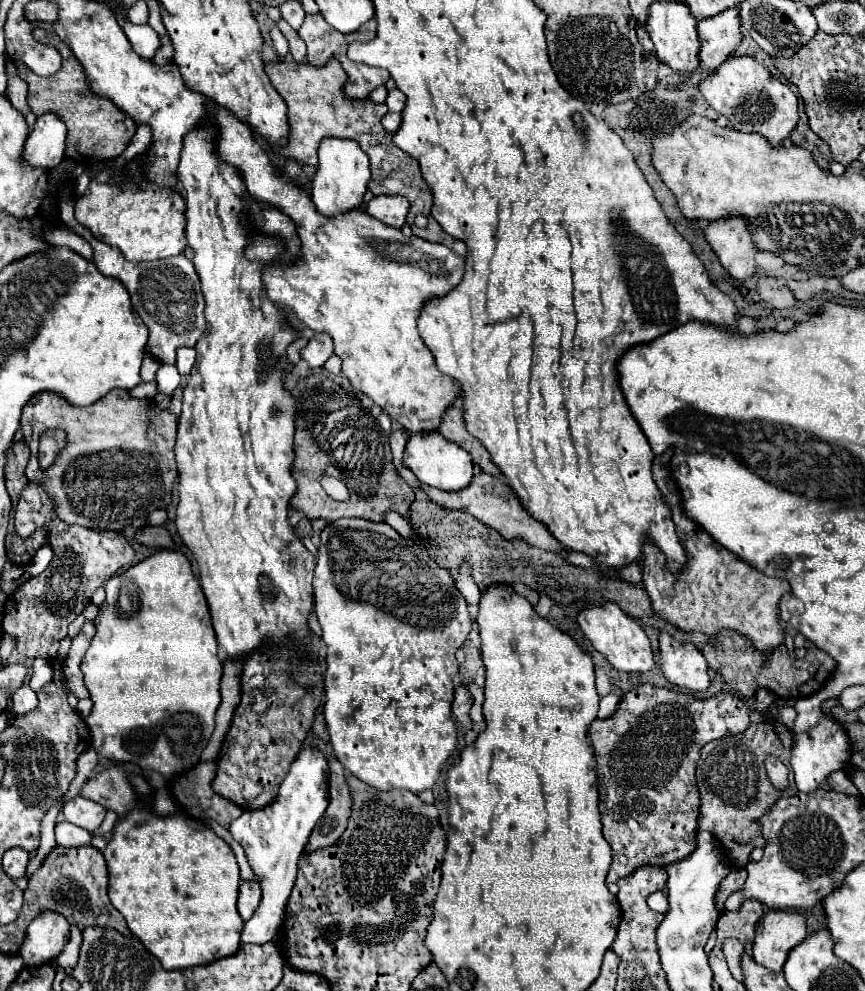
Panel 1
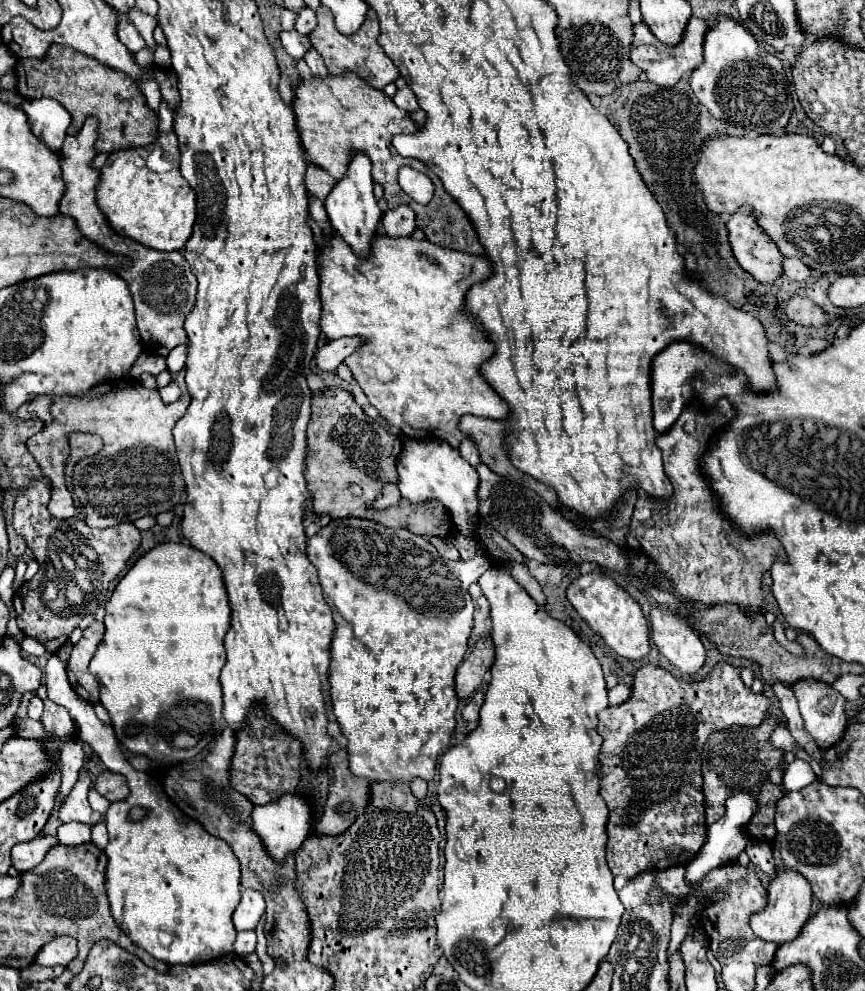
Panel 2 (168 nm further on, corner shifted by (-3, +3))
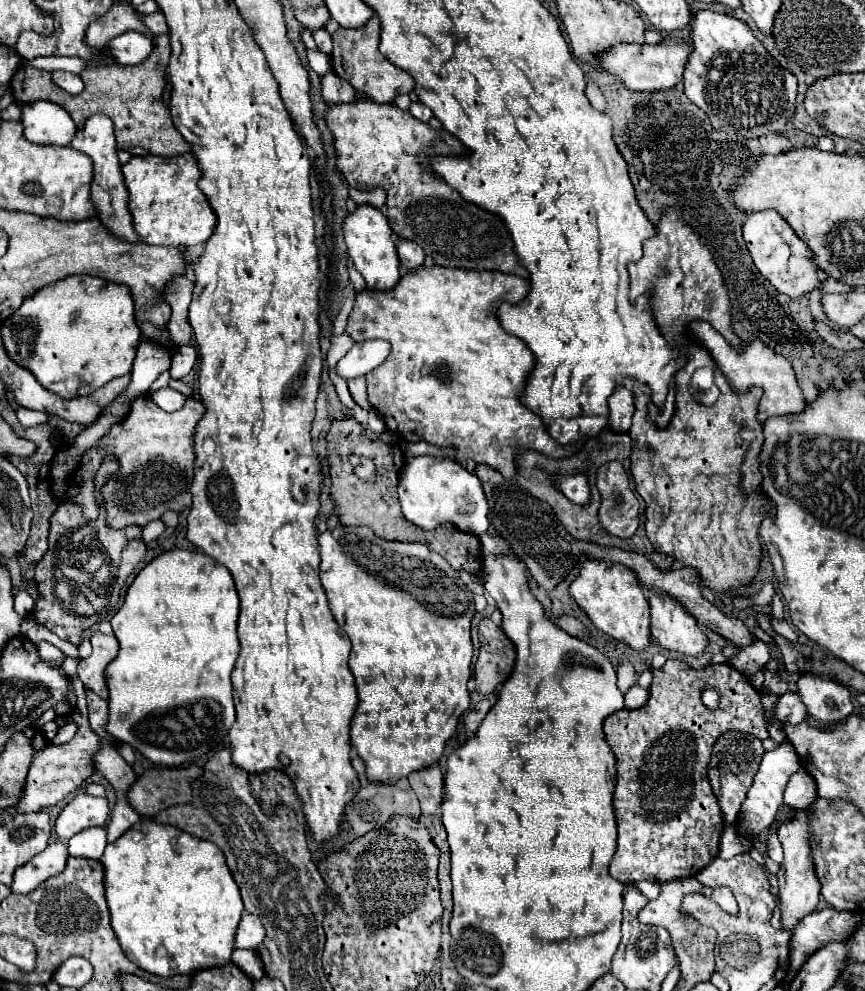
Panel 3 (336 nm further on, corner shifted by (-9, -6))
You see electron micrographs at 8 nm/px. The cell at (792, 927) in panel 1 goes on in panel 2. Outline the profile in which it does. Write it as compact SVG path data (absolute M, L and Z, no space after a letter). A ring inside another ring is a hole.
M784 868L776 872L774 880L768 886L768 906L750 918L750 926L754 934L760 936L762 940L784 944L784 942L794 940L800 934L802 926L810 918L810 906L812 906L812 890L810 890L808 880L796 870Z

